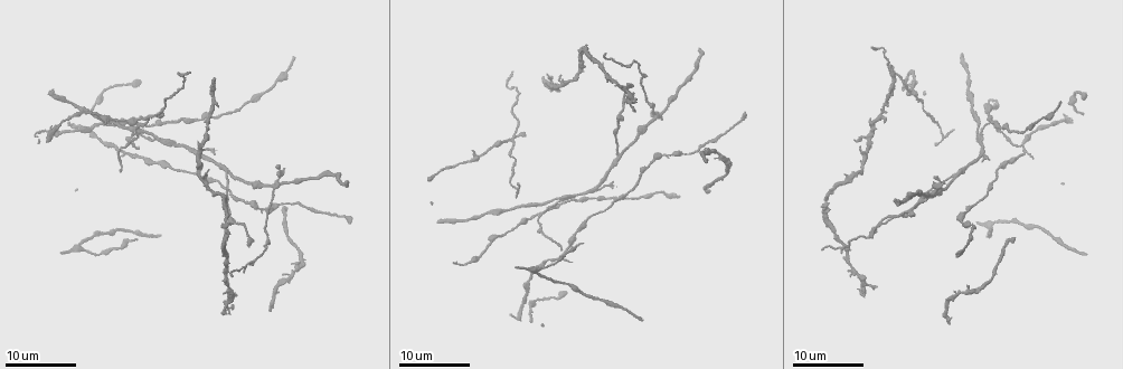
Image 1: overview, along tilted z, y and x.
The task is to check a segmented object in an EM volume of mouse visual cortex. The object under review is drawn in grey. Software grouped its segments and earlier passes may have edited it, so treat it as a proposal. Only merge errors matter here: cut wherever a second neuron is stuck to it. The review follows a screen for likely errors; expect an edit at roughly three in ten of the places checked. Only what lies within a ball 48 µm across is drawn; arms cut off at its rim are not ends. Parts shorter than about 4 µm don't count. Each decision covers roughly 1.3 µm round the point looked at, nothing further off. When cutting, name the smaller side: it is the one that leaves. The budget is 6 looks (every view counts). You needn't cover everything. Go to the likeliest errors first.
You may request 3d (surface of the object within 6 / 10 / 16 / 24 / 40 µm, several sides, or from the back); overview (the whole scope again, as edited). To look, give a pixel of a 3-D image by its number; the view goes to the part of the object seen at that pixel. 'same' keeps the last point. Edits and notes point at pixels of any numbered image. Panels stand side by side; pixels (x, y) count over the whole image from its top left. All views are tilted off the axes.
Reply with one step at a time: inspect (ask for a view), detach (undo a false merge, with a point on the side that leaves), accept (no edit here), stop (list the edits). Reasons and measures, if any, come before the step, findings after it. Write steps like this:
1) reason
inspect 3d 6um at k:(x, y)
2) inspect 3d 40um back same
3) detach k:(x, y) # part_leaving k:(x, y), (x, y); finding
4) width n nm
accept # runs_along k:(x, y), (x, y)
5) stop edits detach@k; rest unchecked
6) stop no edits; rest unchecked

side arm on a straight run
inspect 3d 16um at 1:(149, 117)

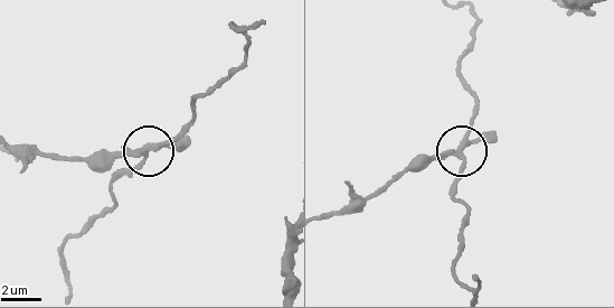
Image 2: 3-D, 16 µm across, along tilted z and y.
inspect 3d 6um at 2:(455, 153)

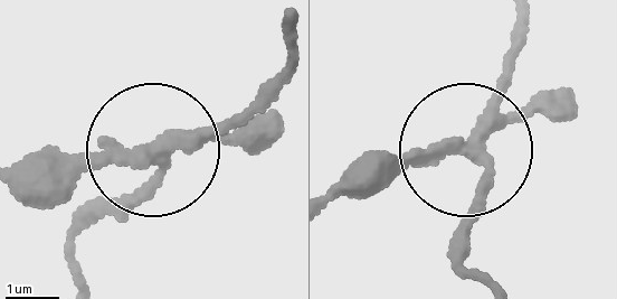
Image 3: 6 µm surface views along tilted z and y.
inspect 3d 6um back at 3:(153, 155)

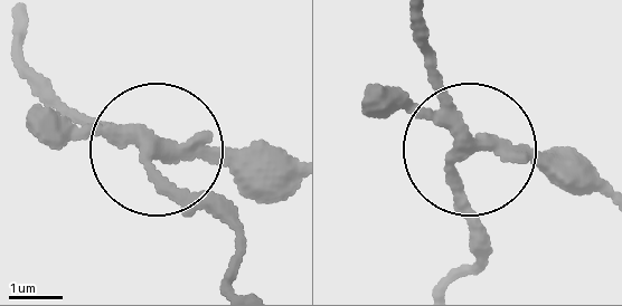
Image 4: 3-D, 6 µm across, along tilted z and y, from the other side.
arms 3
accept # one neuron here

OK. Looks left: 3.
three-way junction
inspect 3d 24um at 1:(275, 187)

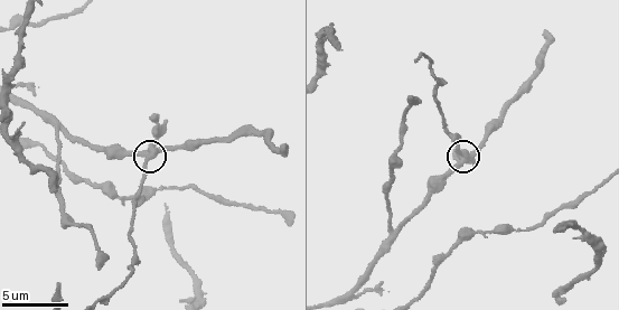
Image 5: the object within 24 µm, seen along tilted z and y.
inspect 3d 6um at 5:(150, 154)

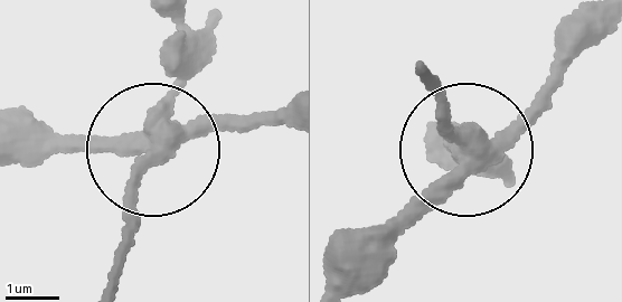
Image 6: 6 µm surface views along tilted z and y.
arms 3
detach 6:(192, 63) # a second neuron is stuck on

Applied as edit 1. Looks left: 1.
arms part here
inspect 3d 10um at 5:(395, 228)

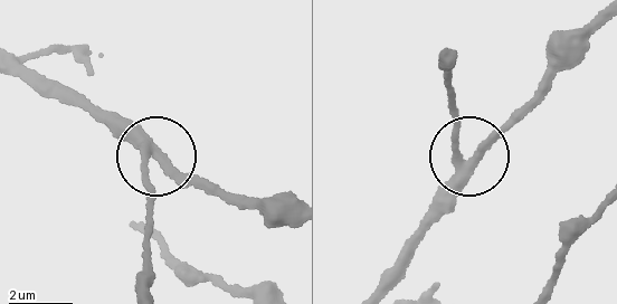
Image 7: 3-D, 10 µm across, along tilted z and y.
accept # runs_along 7:(26, 82), (92, 112), (227, 200); continuous, no second neuron

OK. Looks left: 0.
stop edits detach@6; rest unchecked

